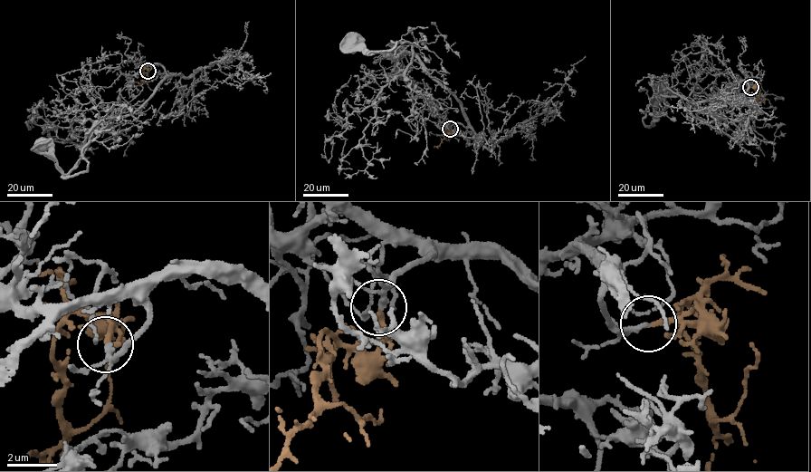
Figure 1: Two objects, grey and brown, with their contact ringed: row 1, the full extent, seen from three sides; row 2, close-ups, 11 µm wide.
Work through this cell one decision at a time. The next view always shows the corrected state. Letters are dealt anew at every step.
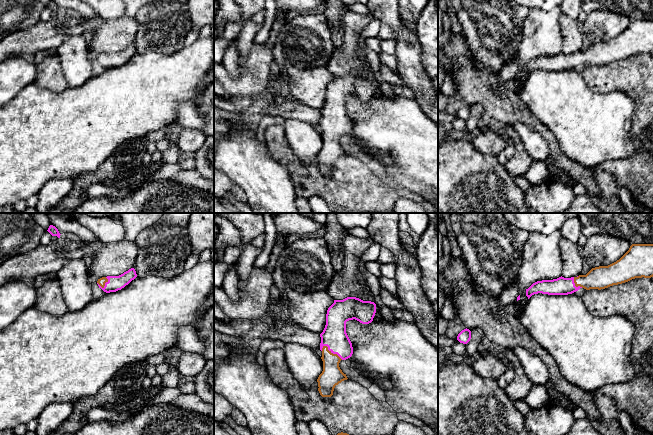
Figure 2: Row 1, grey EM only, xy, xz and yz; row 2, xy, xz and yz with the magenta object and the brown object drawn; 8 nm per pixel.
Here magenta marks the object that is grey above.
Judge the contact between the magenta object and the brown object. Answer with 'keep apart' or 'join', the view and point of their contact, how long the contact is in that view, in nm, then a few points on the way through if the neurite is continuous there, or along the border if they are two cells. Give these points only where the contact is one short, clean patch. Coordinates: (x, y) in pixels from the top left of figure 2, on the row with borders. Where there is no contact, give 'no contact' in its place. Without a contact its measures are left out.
join | xz (332, 352) | 200 nm | across xz (334, 336), (332, 352), (332, 375)

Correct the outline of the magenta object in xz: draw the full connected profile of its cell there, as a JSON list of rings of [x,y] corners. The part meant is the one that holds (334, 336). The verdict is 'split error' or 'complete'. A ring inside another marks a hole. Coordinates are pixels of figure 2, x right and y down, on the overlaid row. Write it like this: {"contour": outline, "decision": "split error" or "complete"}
{"contour": [[[356,297],[334,300],[328,308],[326,325],[320,334],[323,371],[317,382],[322,397],[331,397],[335,386],[348,379],[339,367],[341,360],[346,360],[353,354],[352,343],[346,333],[346,322],[355,319],[362,324],[369,324],[375,313],[374,302]]], "decision": "split error"}

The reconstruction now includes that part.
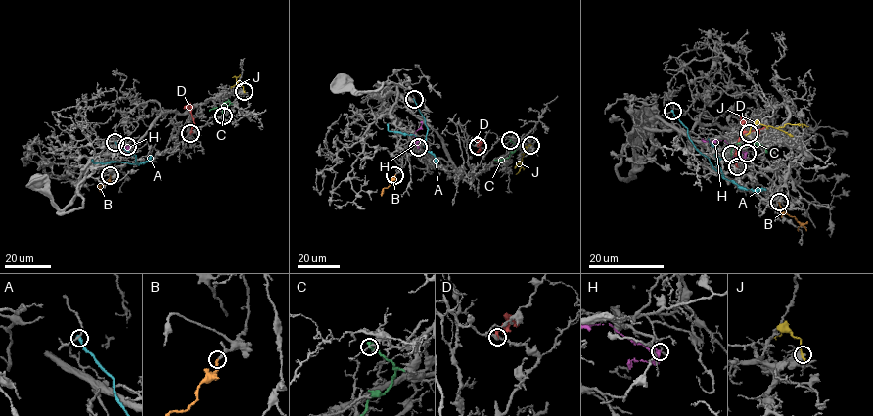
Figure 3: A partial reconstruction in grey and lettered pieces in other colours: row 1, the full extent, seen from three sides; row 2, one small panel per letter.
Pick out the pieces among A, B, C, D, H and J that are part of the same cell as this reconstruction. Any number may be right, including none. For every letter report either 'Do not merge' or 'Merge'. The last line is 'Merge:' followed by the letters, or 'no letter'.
A: Do not merge
B: Merge
C: Do not merge
D: Do not merge
H: Do not merge
J: Do not merge
Merge: B

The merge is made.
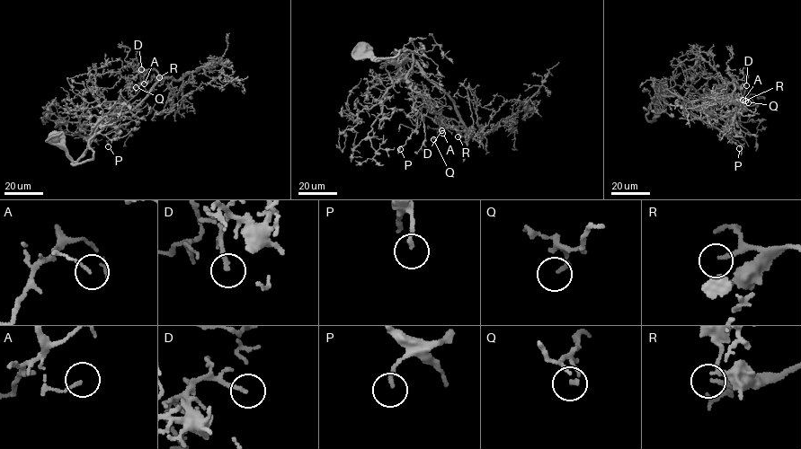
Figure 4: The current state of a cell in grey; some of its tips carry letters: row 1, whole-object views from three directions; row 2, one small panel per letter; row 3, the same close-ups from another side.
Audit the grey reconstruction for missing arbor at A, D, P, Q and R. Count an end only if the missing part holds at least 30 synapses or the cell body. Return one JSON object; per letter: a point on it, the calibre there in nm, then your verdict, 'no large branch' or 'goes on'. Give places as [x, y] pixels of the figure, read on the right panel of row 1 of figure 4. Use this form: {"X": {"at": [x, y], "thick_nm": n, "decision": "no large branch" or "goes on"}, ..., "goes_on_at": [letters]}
{"A": {"at": [743, 100], "thick_nm": 100, "decision": "no large branch"}, "D": {"at": [746, 85], "thick_nm": 180, "decision": "goes on"}, "P": {"at": [739, 148], "thick_nm": 160, "decision": "no large branch"}, "Q": {"at": [748, 102], "thick_nm": 140, "decision": "no large branch"}, "R": {"at": [745, 101], "thick_nm": 170, "decision": "goes on"}, "goes_on_at": ["D", "R"]}

